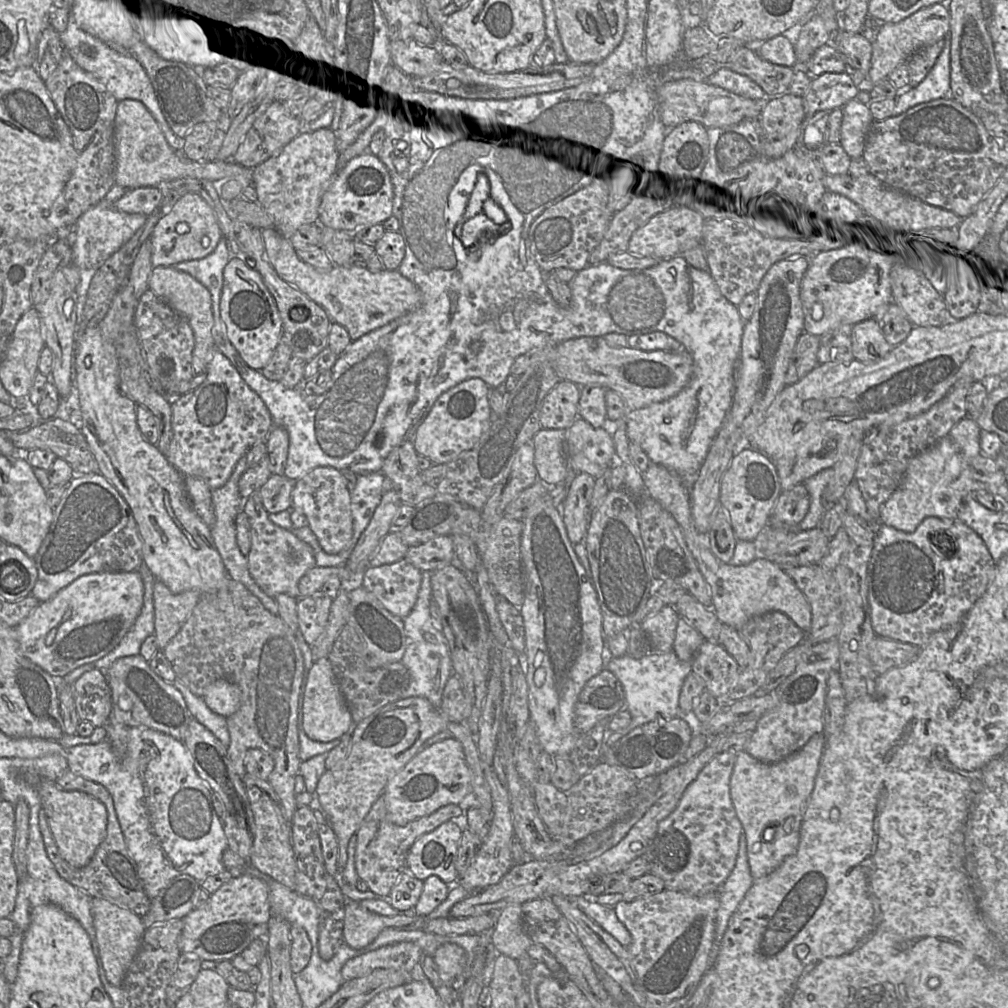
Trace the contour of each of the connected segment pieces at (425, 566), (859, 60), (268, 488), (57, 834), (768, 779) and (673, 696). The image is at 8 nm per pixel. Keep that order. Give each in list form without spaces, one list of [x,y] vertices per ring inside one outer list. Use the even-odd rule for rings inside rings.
[[[437,536],[423,544],[409,547],[405,558],[421,572],[441,569],[455,563],[452,538]]]
[[[840,29],[831,34],[830,42],[827,44],[832,44],[848,66],[861,70],[868,79],[872,60],[872,42],[860,33]]]
[[[272,474],[259,489],[264,508],[270,514],[291,510],[291,493],[296,480]]]
[[[25,774],[24,780],[39,793],[50,830],[61,857],[74,867],[83,867],[94,856],[106,837],[107,810],[98,799],[81,791],[61,789],[54,781],[42,779],[37,774]]]
[[[816,734],[801,749],[776,763],[758,761],[744,751],[736,753],[735,765],[730,777],[730,797],[743,827],[747,843],[747,860],[754,880],[762,879],[775,871],[796,851],[799,844],[801,824],[814,789],[815,778],[825,746],[825,736]],[[787,818],[793,818],[792,828],[788,833],[783,828],[783,823]]]
[[[672,650],[667,653],[652,651],[640,659],[635,659],[628,654],[613,657],[606,667],[619,679],[623,686],[624,707],[630,712],[631,721],[617,732],[612,732],[610,729],[606,730],[602,745],[602,760],[606,752],[606,745],[612,745],[636,727],[656,719],[678,717],[681,688],[685,678],[692,672],[691,661],[680,660]]]

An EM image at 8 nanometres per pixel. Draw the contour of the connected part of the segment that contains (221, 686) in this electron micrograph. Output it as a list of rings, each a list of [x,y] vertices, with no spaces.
[[[219,679],[205,689],[202,698],[210,710],[227,718],[239,709],[241,691],[237,685]]]

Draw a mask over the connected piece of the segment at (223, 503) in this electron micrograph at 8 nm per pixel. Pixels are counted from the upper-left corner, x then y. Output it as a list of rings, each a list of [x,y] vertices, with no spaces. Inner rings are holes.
[[[244,456],[237,462],[229,480],[220,488],[212,490],[212,505],[215,513],[215,523],[211,527],[211,535],[214,545],[219,552],[226,571],[231,579],[242,583],[253,595],[255,595],[262,605],[272,614],[278,615],[278,607],[275,600],[266,595],[252,578],[247,558],[241,553],[236,541],[235,521],[242,511],[243,499],[238,489],[238,481],[247,469],[247,460]]]

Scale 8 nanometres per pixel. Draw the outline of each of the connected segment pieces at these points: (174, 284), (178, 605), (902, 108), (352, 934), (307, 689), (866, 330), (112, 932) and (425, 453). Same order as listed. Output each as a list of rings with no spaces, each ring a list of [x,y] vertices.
[[[162,266],[152,269],[149,278],[149,288],[188,321],[194,335],[192,354],[193,373],[194,376],[204,374],[214,351],[217,350],[212,336],[214,315],[209,290],[191,275],[176,270],[173,267]]]
[[[155,579],[153,583],[153,635],[156,637],[156,644],[160,651],[179,632],[200,597],[201,594],[196,590],[174,594],[164,583]]]
[[[950,31],[944,38],[943,49],[927,76],[915,87],[901,90],[898,97],[897,114],[903,114],[911,108],[932,100],[953,98],[950,84]]]
[[[347,901],[343,937],[348,946],[365,949],[384,928],[386,926],[378,915],[364,909],[359,902]]]
[[[328,658],[314,661],[307,674],[301,702],[301,715],[303,730],[310,739],[318,742],[330,742],[341,738],[354,723]]]
[[[869,318],[852,325],[852,352],[856,360],[873,364],[893,349],[885,339],[877,318]]]
[[[95,897],[92,898],[91,911],[94,920],[99,958],[106,978],[112,985],[120,986],[141,947],[143,935],[146,930],[142,917],[127,908]]]
[[[470,378],[443,392],[416,428],[414,436],[409,439],[413,442],[418,455],[428,458],[432,464],[448,464],[463,452],[474,448],[492,424],[490,421],[491,408],[488,400],[490,389],[491,387],[480,378]]]

